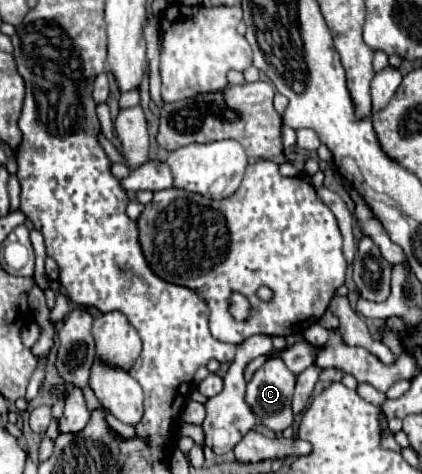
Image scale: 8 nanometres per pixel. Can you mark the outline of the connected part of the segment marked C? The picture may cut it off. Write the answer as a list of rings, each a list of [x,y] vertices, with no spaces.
[[[273,357],[247,383],[245,401],[267,429],[279,433],[293,423],[293,387],[295,375],[287,371],[281,359]]]

